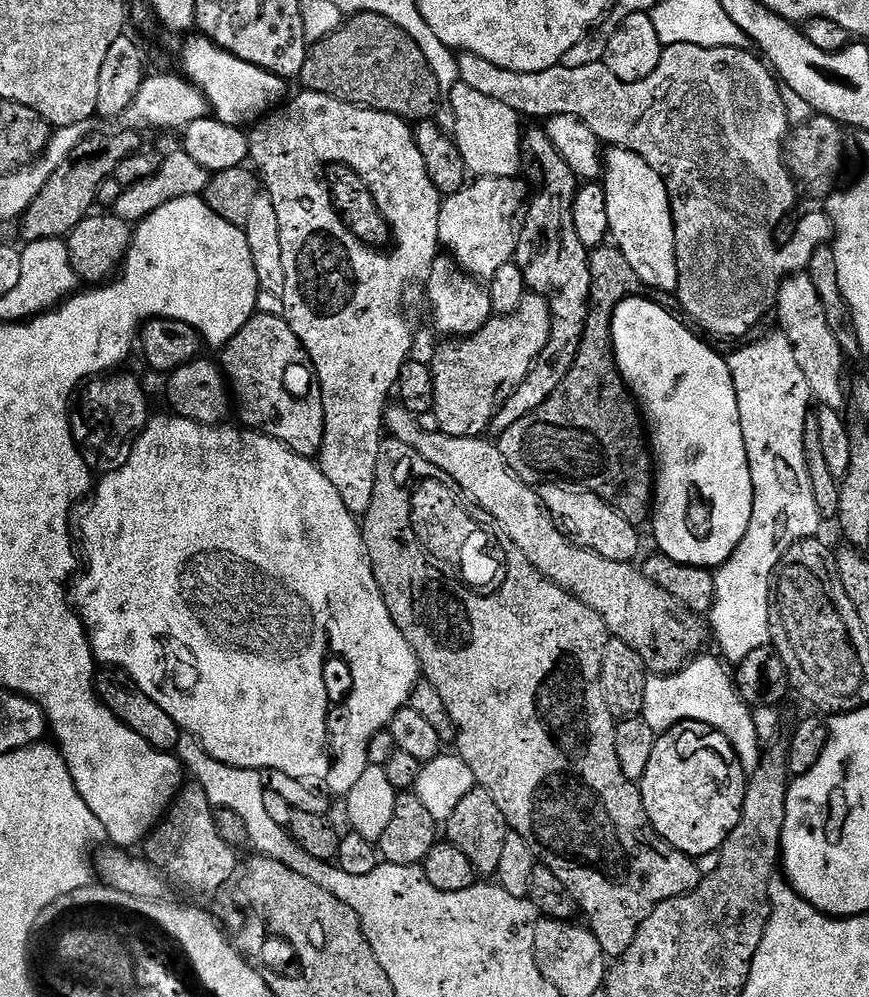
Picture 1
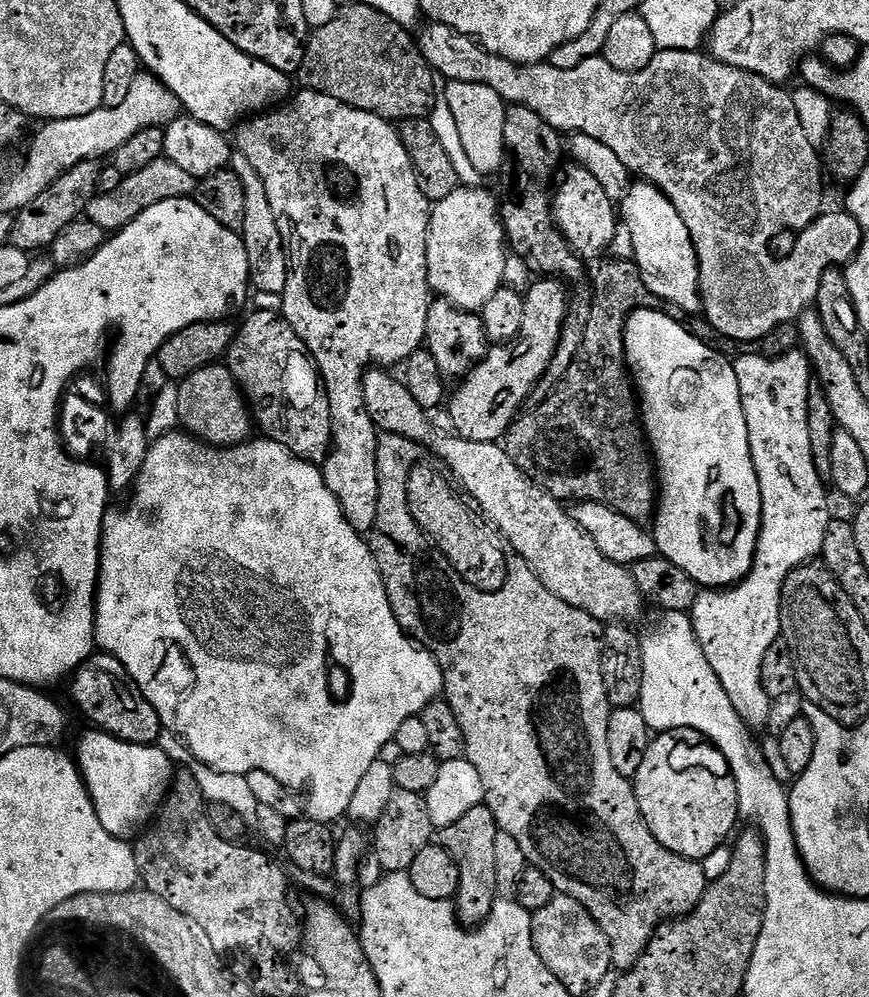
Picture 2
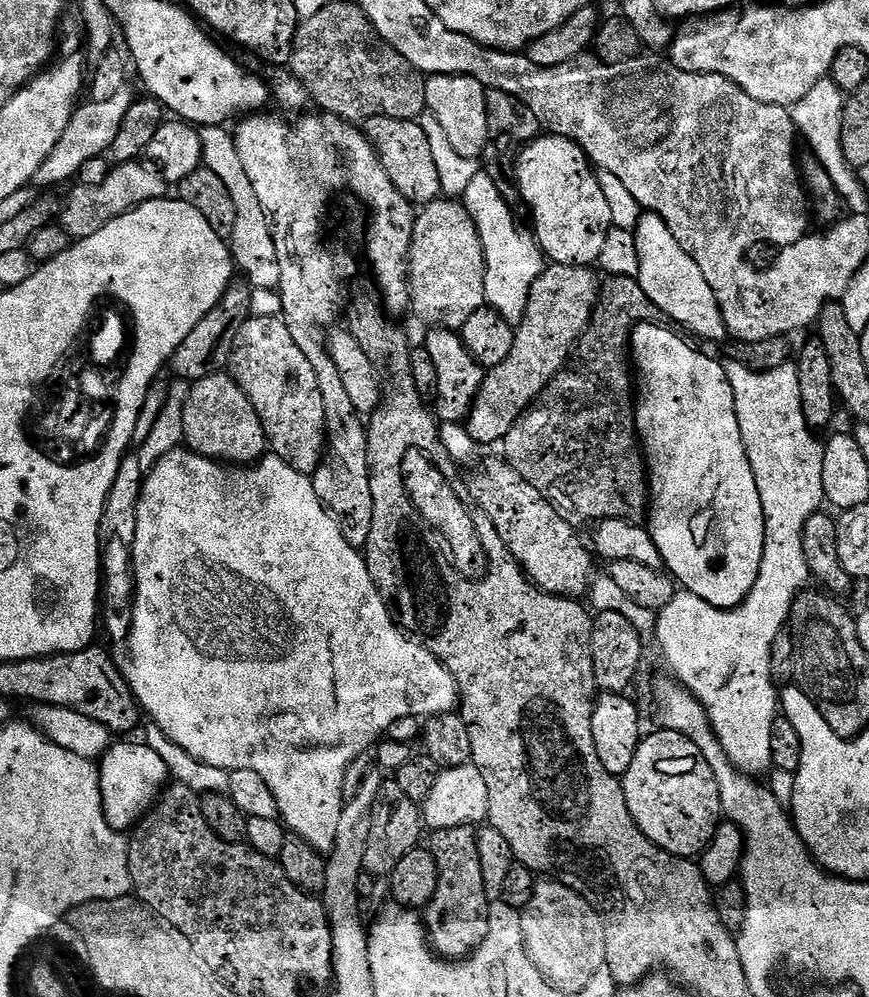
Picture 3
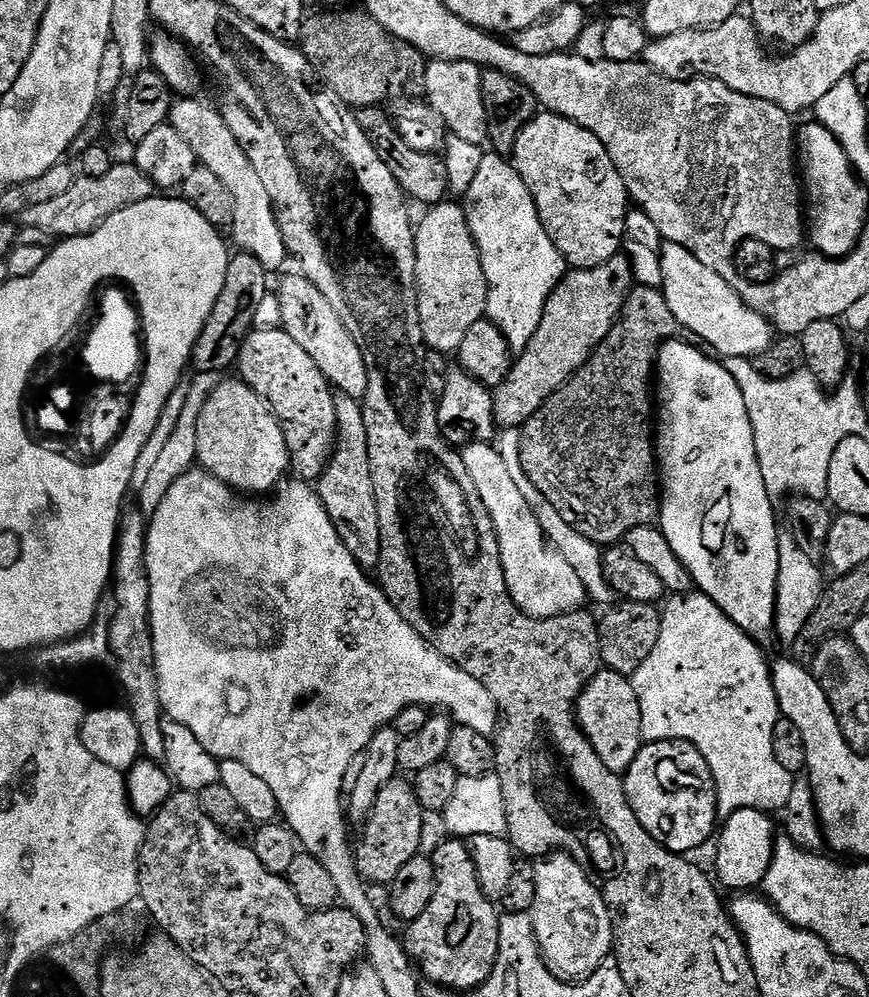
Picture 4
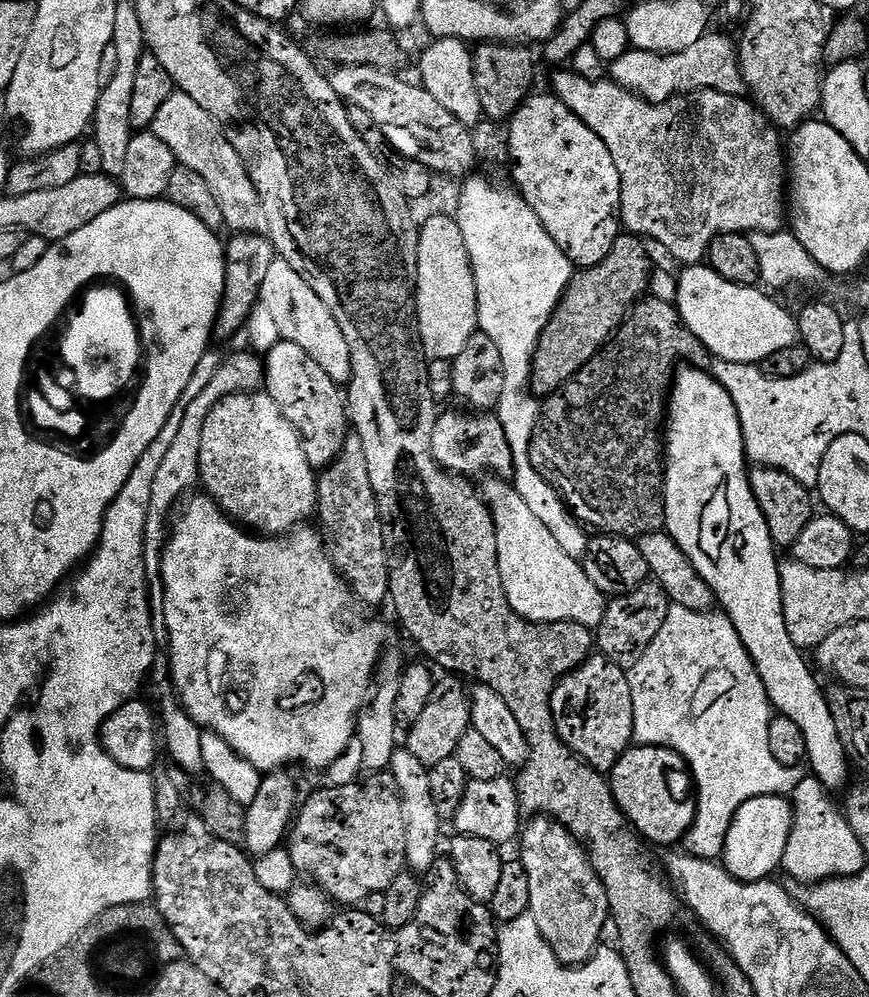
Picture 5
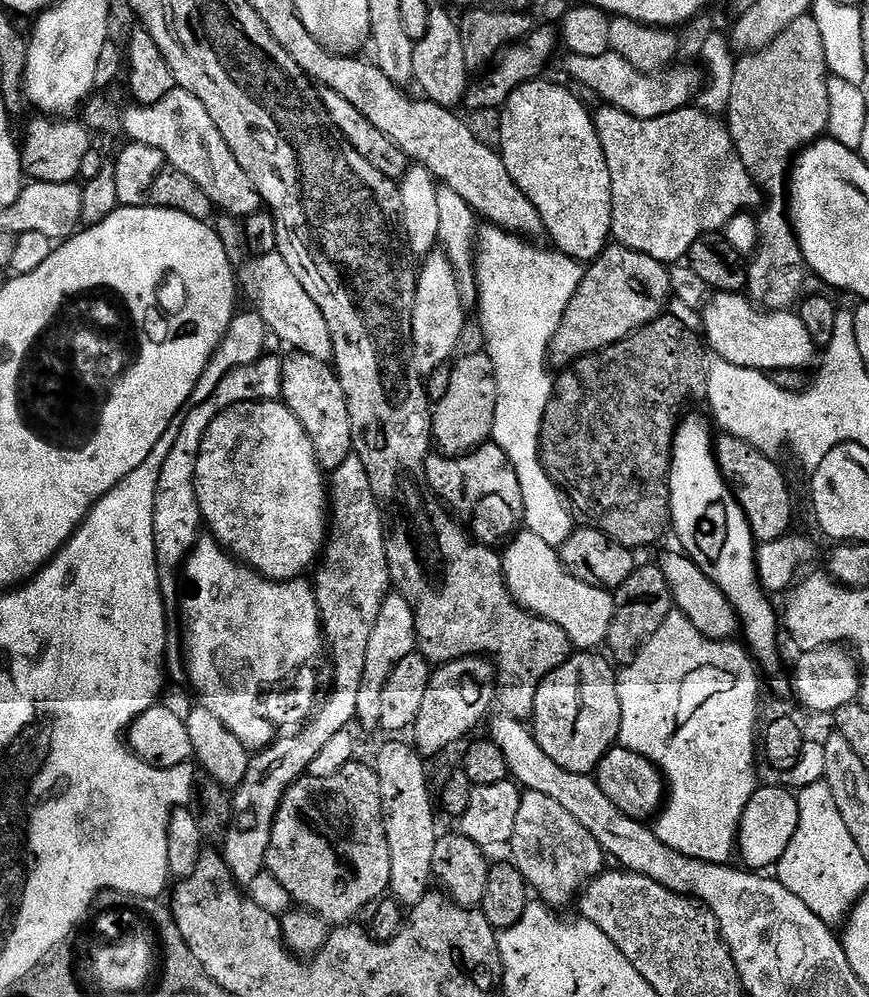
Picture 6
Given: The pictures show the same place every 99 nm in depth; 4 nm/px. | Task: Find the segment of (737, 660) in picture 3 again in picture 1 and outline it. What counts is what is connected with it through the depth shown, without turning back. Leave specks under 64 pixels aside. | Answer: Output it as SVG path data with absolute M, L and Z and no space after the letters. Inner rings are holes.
M777 334L777 336L768 336L765 340L756 340L753 344L748 344L745 348L737 350L733 356L727 357L728 368L732 372L734 378L734 386L736 387L736 397L738 398L738 408L740 410L740 421L742 422L742 430L744 431L744 441L746 442L746 454L748 455L748 465L752 471L752 489L756 491L756 497L752 503L752 521L746 530L746 534L742 538L742 542L734 550L734 554L727 562L720 565L715 573L716 577L716 594L710 605L710 613L712 612L712 632L716 635L716 640L720 643L719 655L725 661L733 660L736 666L744 663L744 660L754 650L769 643L768 639L768 623L774 620L774 573L780 567L780 561L784 559L787 552L792 549L795 544L799 544L801 540L806 540L817 535L816 532L820 528L820 519L822 513L818 502L812 493L812 479L808 473L808 448L804 444L804 427L808 424L808 407L814 404L814 397L810 388L810 382L806 380L806 374L802 374L802 366L798 366L798 358L794 358L794 346L788 341L787 336Z

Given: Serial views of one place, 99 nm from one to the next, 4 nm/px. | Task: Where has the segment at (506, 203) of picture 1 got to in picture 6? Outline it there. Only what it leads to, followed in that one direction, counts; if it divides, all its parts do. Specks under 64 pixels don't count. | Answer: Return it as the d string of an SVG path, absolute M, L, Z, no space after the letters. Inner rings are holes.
M436 250L423 264L424 269L419 269L416 281L410 341L410 368L420 378L428 377L438 366L449 363L457 355L456 347L464 336L464 304L460 301L462 288L451 262L443 251Z

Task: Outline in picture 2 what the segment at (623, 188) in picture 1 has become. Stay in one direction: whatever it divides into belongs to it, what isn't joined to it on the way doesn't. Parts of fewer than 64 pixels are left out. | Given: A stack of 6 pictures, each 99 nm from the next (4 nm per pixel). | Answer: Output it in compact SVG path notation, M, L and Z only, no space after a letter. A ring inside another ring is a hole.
M636 182L629 187L623 200L619 201L618 212L622 217L623 227L624 224L628 227L628 236L632 239L631 255L636 267L640 269L645 289L684 312L699 313L700 271L694 242L690 238L690 230L686 230L686 222L682 222L670 198L666 198L664 191L654 184Z

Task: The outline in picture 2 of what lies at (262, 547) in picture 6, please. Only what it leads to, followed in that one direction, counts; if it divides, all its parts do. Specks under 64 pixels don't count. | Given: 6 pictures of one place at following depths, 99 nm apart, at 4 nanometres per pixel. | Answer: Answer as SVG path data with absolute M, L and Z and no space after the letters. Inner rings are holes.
M223 363L194 370L194 374L179 381L179 386L178 414L183 431L195 436L197 440L204 441L205 444L215 444L217 448L243 444L253 435L254 417L248 402L239 384L232 377L232 371Z

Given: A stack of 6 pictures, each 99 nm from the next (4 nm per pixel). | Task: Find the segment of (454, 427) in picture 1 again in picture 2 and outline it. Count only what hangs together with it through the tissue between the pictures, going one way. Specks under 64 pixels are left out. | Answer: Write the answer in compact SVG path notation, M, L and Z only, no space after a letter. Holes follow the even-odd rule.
M540 278L537 281L524 296L526 318L518 339L511 346L489 347L483 362L471 368L467 376L455 385L456 393L453 396L451 393L447 401L450 417L454 418L455 435L464 440L491 444L503 441L508 427L521 411L520 403L531 394L535 384L543 381L560 345L564 319L568 317L569 289L563 280Z

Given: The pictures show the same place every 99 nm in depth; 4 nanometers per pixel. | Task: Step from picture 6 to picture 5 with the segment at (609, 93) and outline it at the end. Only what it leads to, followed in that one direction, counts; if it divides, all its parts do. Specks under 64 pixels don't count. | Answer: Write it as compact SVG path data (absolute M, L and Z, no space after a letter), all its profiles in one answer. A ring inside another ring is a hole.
M706 34L694 46L686 46L686 50L677 52L637 52L629 50L611 61L610 79L615 84L621 84L624 88L631 88L633 92L649 100L651 104L667 104L669 100L681 94L690 92L701 92L703 88L713 88L716 92L725 92L731 96L740 96L745 91L746 85L742 74L740 73L740 61L738 59L738 48L735 43L732 44L724 36L712 36Z

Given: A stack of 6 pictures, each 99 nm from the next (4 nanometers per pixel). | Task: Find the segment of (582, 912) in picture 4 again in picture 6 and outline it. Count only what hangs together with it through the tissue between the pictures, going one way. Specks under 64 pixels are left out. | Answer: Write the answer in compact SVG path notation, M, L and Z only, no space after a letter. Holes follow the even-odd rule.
M525 791L520 797L518 822L510 845L511 863L524 875L529 889L543 903L560 910L563 904L573 903L589 880L605 871L606 854L598 846L594 834L570 814L554 798L541 792Z

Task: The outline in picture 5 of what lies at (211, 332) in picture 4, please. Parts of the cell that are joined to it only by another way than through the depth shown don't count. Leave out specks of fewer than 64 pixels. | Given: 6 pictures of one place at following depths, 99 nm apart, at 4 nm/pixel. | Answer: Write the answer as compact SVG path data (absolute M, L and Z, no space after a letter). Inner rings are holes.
M238 232L231 238L232 241L224 244L224 293L214 329L215 339L224 342L230 342L244 330L244 323L260 304L262 281L266 279L272 263L278 259L276 247L267 235L259 232Z

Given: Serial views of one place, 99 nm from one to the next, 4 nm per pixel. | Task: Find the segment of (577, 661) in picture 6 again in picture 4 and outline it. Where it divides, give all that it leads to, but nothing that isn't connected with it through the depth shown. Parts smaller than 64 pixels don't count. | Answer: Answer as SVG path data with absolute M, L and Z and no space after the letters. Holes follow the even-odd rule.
M601 670L596 673L596 677L576 699L576 721L580 723L584 737L598 758L602 758L606 770L617 774L628 771L645 743L642 734L642 706L638 702L638 694L634 694L631 679L617 672Z

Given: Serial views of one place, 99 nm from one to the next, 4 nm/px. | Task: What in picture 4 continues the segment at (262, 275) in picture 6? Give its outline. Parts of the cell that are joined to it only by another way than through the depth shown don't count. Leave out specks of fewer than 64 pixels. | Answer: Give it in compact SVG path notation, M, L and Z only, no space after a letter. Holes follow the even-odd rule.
M302 274L288 276L280 284L280 320L283 330L314 358L318 370L327 378L329 384L339 395L347 396L349 401L363 401L368 385L368 367L366 358L362 358L362 350L358 342L346 330L342 318L338 318L338 310L322 298L322 290L314 286Z

